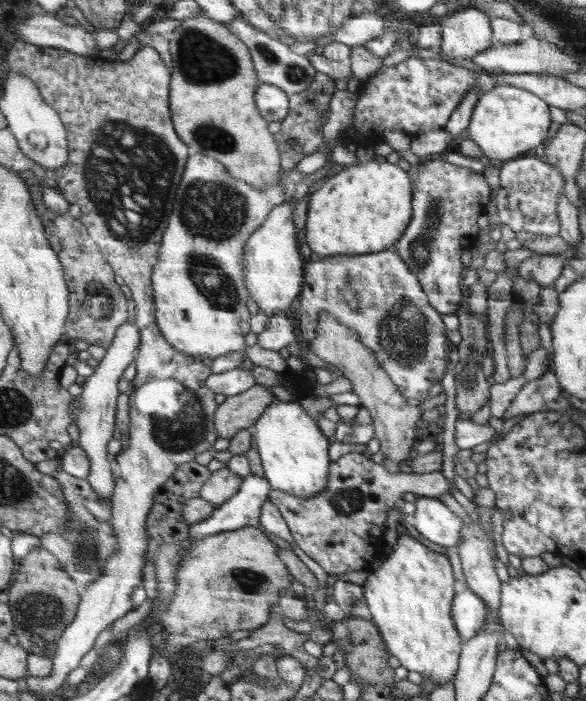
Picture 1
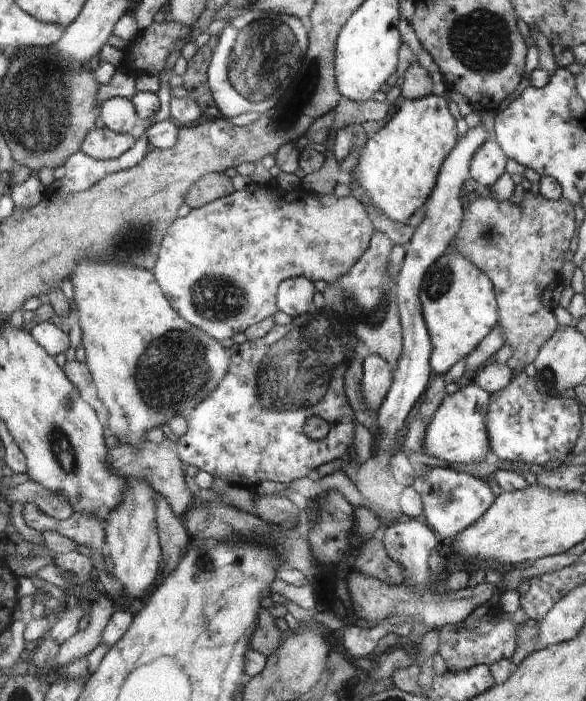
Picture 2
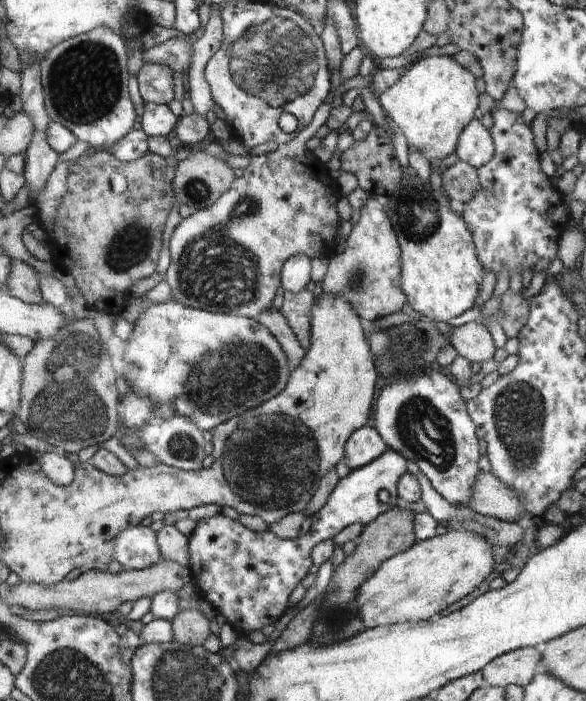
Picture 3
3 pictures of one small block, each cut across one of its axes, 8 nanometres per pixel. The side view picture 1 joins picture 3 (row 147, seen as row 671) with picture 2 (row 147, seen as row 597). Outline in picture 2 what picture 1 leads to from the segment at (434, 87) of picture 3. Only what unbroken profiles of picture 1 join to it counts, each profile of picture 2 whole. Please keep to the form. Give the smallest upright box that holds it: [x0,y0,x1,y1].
[350,93,457,223]

